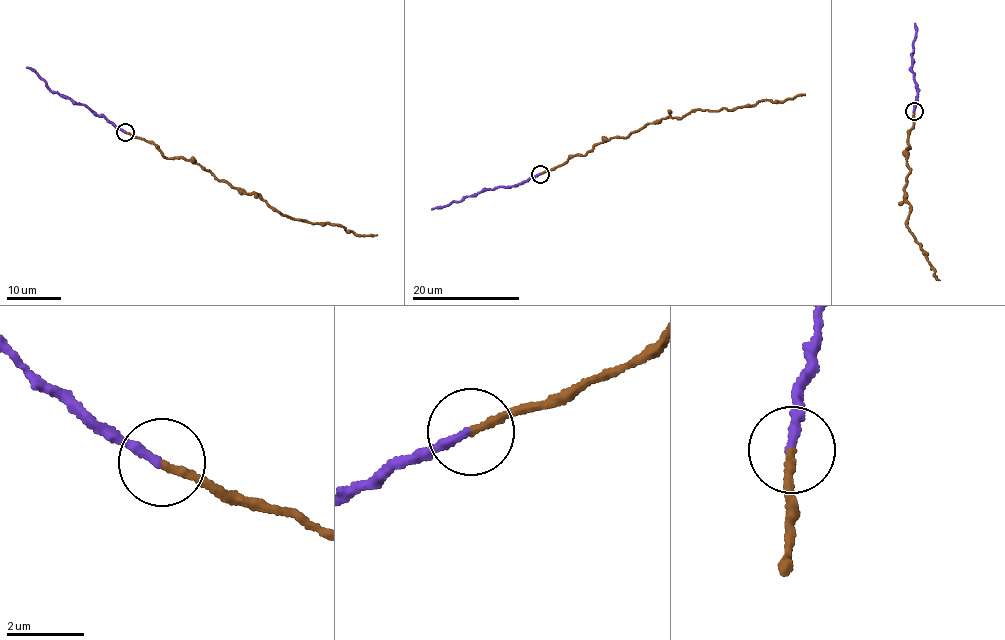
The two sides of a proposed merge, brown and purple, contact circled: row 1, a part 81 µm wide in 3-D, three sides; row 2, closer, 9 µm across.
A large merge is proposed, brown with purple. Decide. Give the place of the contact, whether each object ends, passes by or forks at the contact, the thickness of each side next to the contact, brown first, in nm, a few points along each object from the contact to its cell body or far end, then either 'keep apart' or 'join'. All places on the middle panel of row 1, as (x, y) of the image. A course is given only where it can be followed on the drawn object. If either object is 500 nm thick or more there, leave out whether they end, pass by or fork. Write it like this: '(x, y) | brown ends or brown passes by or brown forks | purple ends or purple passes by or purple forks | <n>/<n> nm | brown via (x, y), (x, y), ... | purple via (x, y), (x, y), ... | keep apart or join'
(540, 174) | brown ends | purple ends | 200/240 nm | brown via (540, 174), (664, 118), (680, 118), (696, 110), (782, 101), (805, 93) | purple via (540, 174), (517, 185), (485, 189), (431, 209) | keep apart

